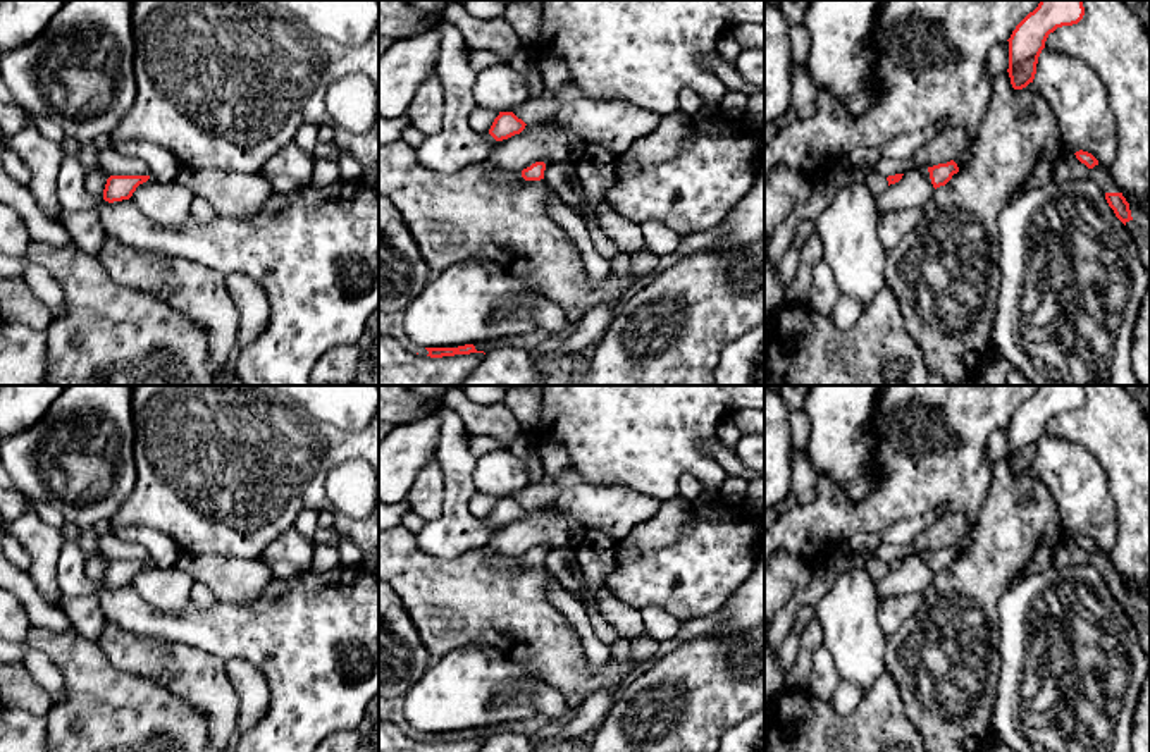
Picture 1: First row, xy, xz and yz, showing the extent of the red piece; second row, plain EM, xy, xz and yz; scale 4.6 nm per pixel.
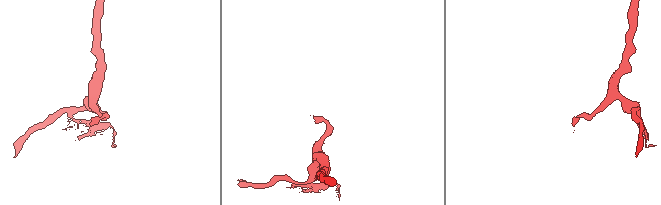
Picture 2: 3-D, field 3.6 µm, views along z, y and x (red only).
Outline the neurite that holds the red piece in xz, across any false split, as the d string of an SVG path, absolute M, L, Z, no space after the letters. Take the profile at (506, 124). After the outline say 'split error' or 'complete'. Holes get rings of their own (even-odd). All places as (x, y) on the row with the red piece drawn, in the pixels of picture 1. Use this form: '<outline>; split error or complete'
M499 112L499 115L494 119L489 134L496 141L508 139L515 134L520 134L525 129L525 122L518 119L513 112Z; complete

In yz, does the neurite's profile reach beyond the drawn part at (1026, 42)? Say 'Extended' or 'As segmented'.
As segmented

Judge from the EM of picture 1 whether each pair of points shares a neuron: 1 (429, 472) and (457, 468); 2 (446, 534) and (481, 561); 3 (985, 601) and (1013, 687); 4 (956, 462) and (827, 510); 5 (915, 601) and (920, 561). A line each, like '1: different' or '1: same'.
1: different
2: different
3: different
4: same
5: different

